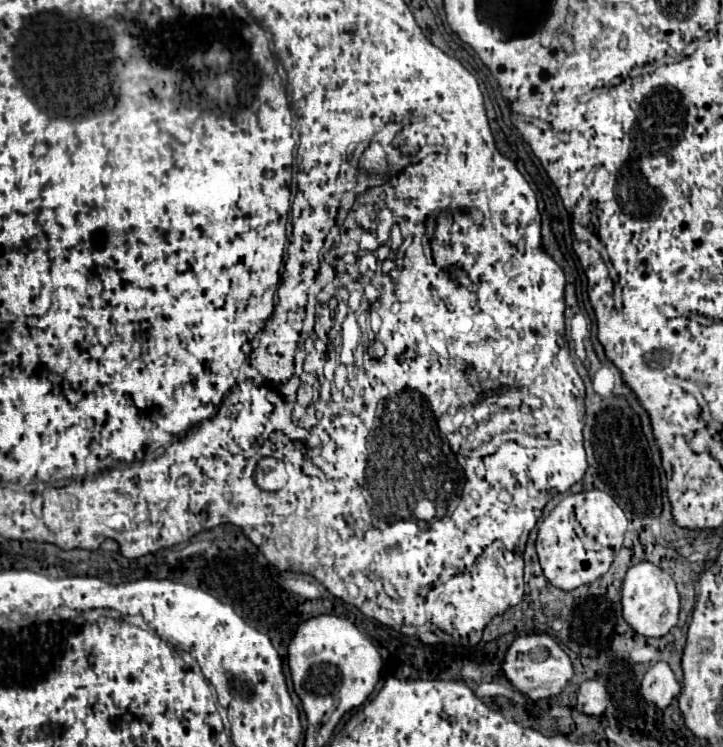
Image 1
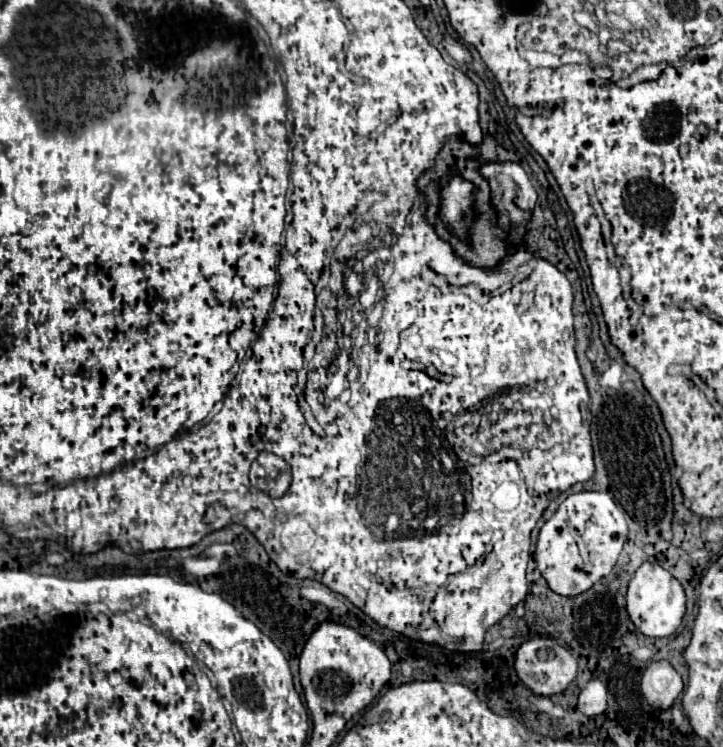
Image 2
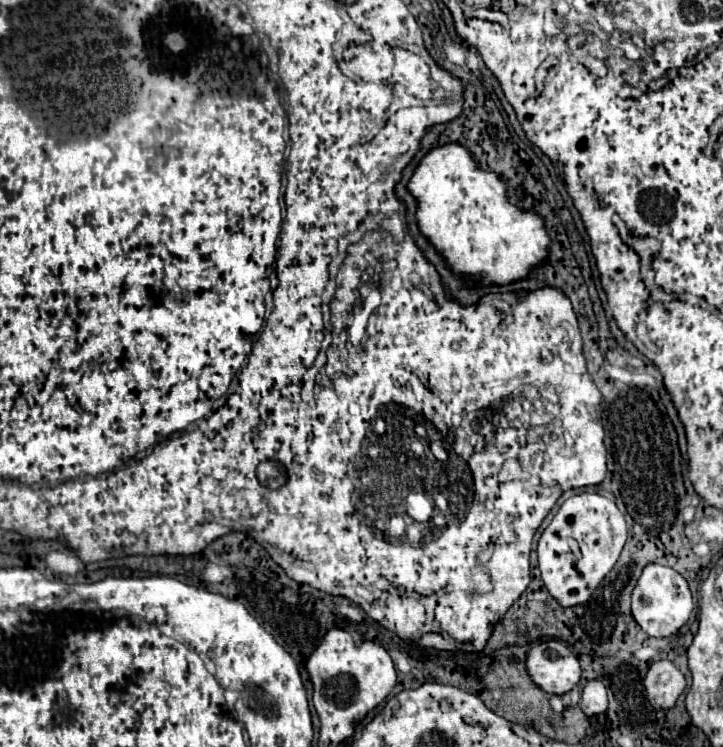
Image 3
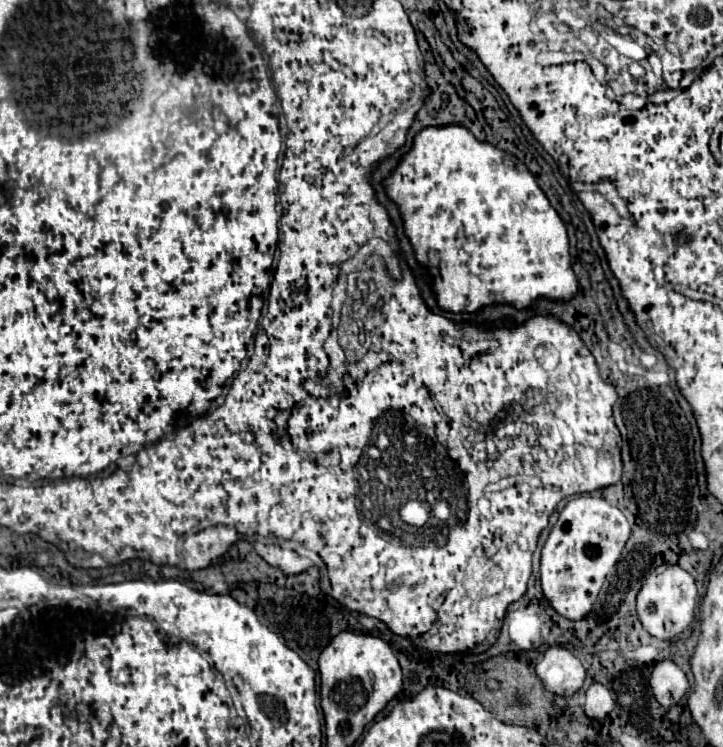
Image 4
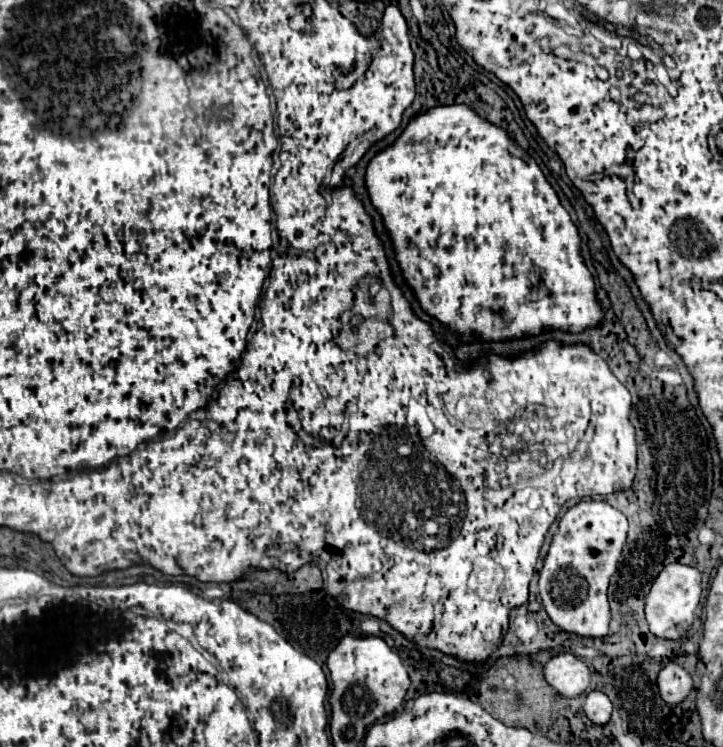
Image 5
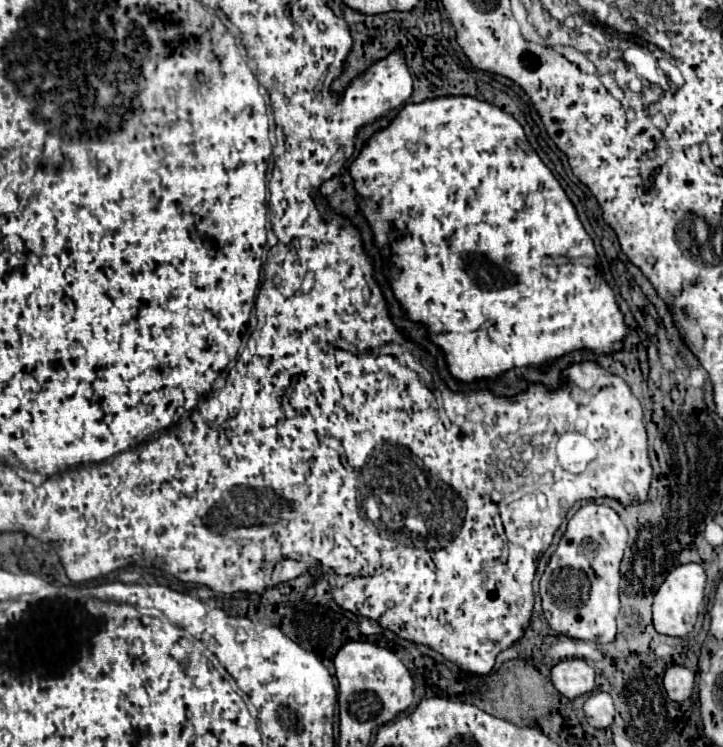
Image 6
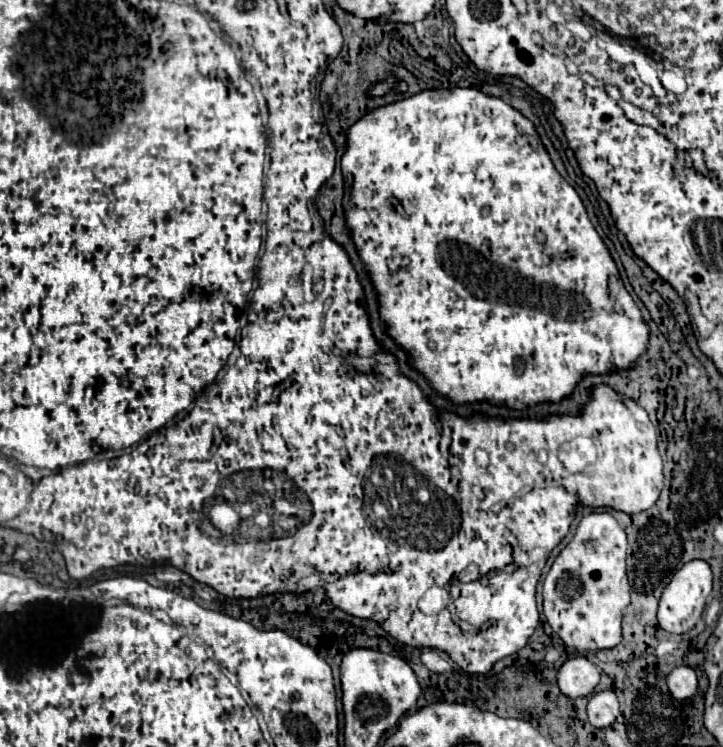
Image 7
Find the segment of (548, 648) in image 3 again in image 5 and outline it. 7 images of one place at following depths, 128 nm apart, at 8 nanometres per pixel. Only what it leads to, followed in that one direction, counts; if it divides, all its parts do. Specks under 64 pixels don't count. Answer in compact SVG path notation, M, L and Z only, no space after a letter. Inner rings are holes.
M570 652L550 658L544 668L544 676L548 684L562 696L580 696L590 684L588 666Z

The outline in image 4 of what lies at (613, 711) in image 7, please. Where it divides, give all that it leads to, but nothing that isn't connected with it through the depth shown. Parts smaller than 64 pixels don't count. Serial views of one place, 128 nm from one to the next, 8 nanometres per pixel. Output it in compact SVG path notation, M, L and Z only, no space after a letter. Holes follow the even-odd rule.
M592 684L586 690L586 716L592 720L602 720L608 716L608 712L614 708L614 700L608 692L608 688L604 688L602 684Z

